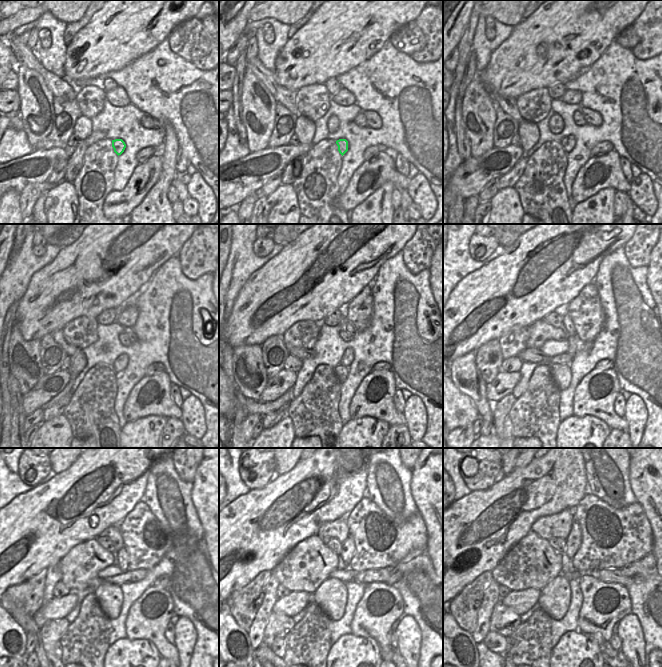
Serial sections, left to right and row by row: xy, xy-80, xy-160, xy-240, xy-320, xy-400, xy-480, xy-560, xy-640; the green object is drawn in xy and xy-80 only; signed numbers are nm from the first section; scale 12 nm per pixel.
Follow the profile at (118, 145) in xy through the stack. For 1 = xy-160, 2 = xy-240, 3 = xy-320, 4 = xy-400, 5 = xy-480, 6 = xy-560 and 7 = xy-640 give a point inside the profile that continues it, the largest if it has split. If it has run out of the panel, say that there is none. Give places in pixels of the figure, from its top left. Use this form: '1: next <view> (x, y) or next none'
1: next xy-160 (568, 142)
2: next xy-240 (121, 362)
3: next xy-320 (348, 356)
4: next xy-400 (571, 341)
5: next xy-480 (122, 553)
6: next xy-560 (348, 547)
7: next xy-640 (574, 538)

